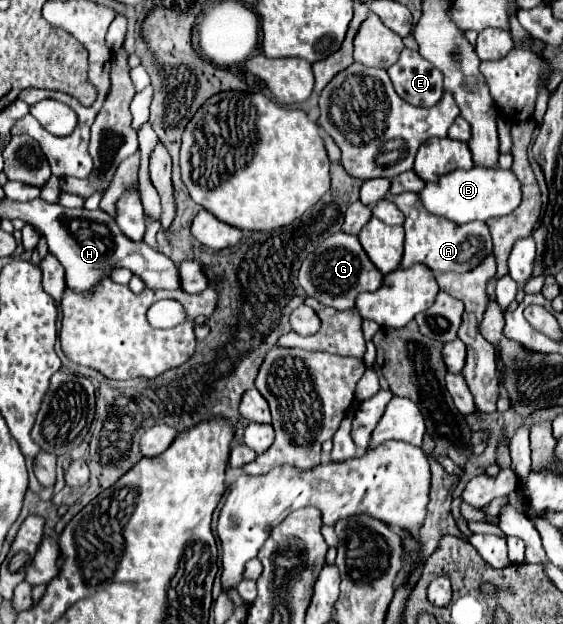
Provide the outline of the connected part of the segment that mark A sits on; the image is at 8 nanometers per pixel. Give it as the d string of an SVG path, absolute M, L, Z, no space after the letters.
M403 192L397 196L387 194L383 200L393 202L401 212L409 218L409 228L405 230L403 260L401 268L411 268L413 264L425 264L435 274L443 272L469 272L477 268L491 252L493 242L487 224L483 222L469 222L469 224L455 224L447 218L435 216L421 206L421 200L413 192Z

